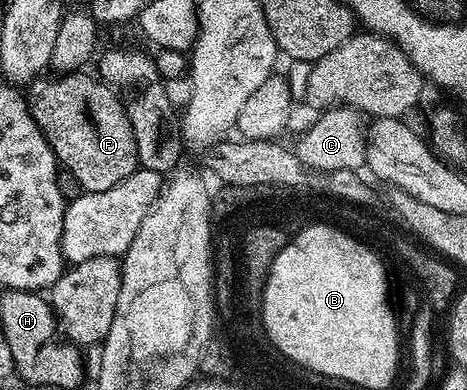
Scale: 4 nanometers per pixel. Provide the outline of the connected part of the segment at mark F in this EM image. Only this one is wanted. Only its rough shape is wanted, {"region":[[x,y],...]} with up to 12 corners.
{"region":[[93,73],[29,83],[30,114],[87,194],[139,169],[127,107]]}

